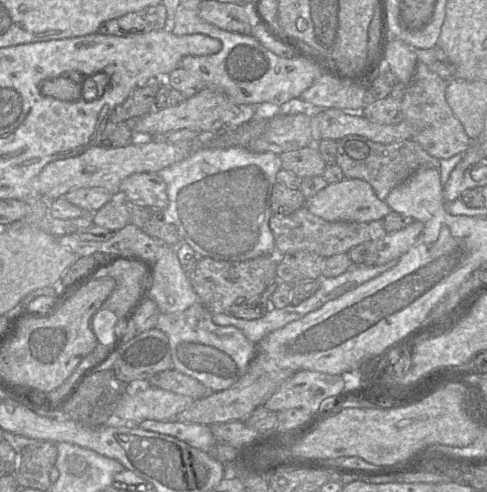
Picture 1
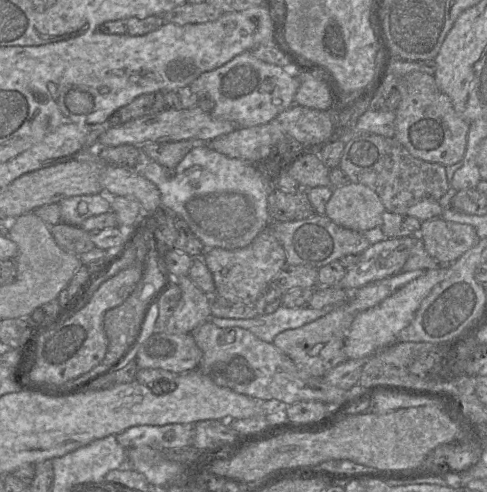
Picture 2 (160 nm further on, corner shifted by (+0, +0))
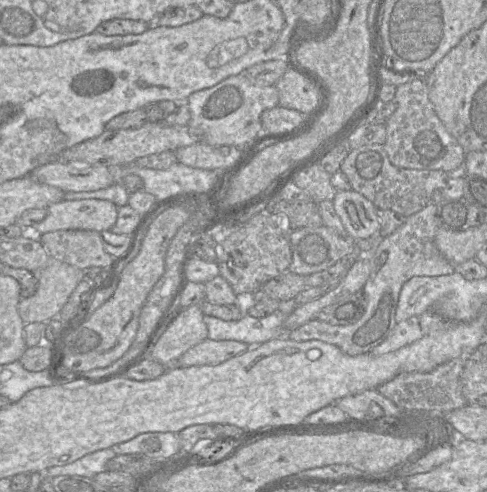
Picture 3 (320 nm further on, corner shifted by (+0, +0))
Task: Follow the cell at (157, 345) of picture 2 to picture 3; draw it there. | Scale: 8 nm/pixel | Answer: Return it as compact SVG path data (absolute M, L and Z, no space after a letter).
M207 338L182 354L174 365L179 367L218 365L246 352L250 348L251 346L248 344L238 341L214 341Z

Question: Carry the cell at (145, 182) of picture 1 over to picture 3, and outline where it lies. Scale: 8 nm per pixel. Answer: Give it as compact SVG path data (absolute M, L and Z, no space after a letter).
M56 160L37 167L28 176L66 192L96 191L115 183L115 171L82 161Z

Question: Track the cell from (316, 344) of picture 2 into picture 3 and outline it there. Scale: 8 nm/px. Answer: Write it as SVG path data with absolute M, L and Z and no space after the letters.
M436 189L422 210L406 217L405 222L392 234L383 237L369 254L370 275L362 289L366 298L366 309L356 323L332 325L313 319L291 332L286 332L285 336L297 342L320 340L337 346L350 356L369 353L381 344L397 324L396 308L401 288L406 281L415 276L440 276L454 272L454 265L442 256L435 245L436 210L442 199L442 189Z

